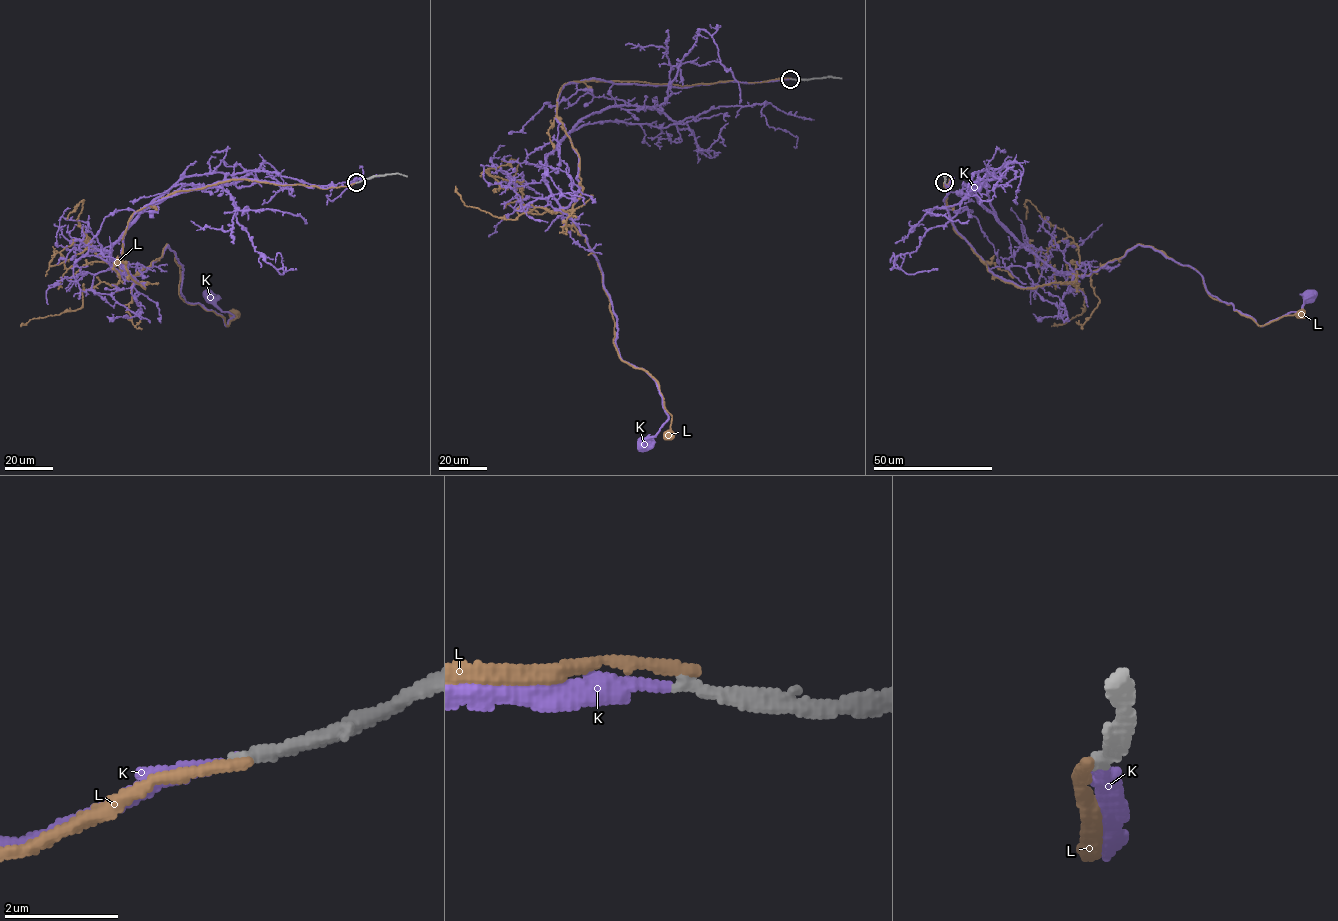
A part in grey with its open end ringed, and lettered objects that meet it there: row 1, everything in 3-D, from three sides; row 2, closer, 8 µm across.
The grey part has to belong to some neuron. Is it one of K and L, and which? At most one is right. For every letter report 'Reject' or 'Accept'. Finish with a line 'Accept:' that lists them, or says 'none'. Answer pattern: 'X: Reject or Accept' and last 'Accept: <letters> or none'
K: Accept
L: Reject
Accept: K

